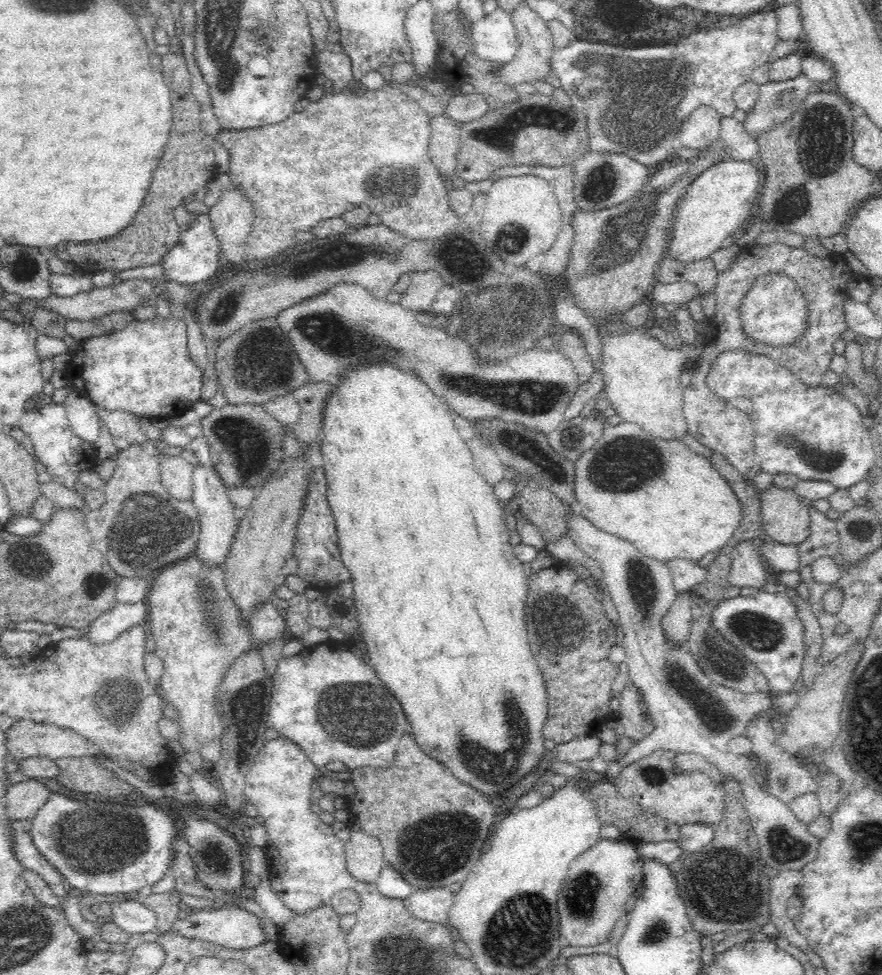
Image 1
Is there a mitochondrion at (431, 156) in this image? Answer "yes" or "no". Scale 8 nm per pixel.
no

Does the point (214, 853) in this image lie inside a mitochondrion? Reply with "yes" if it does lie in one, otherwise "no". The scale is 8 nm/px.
yes

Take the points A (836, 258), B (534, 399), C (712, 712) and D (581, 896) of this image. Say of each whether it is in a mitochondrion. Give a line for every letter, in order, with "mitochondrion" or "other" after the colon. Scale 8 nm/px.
A: other
B: mitochondrion
C: mitochondrion
D: mitochondrion

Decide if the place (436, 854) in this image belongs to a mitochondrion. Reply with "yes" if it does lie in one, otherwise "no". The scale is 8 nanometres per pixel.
yes

